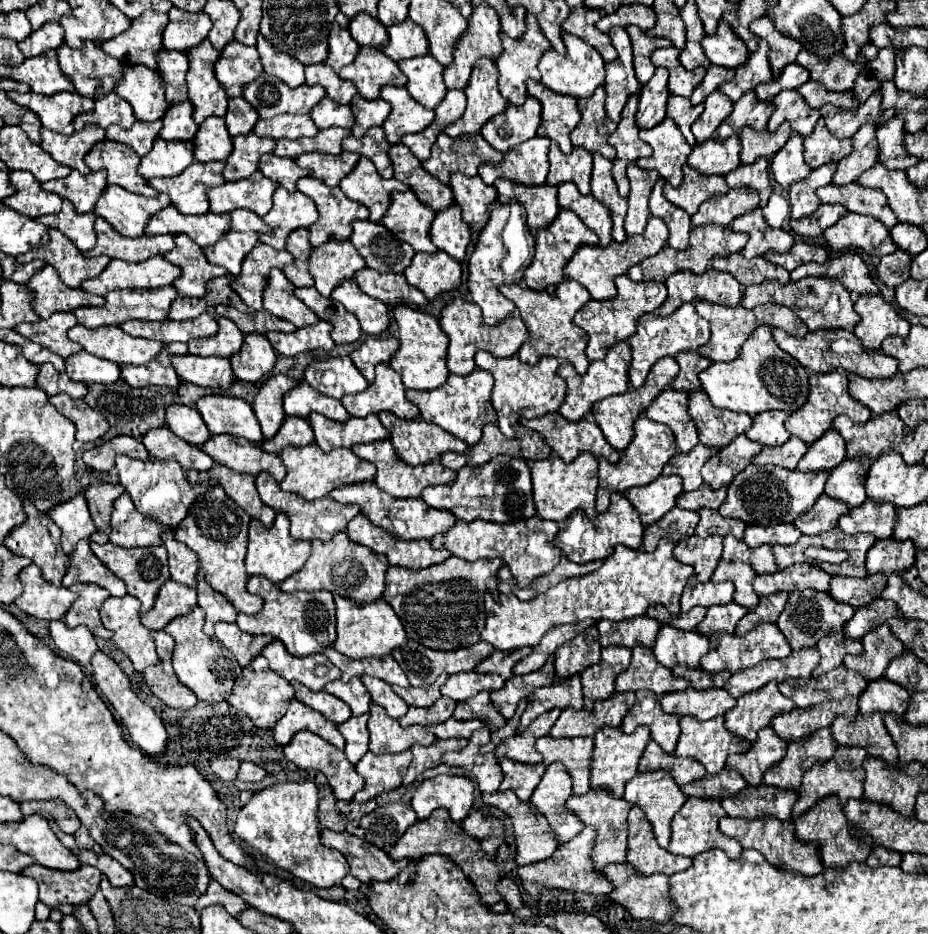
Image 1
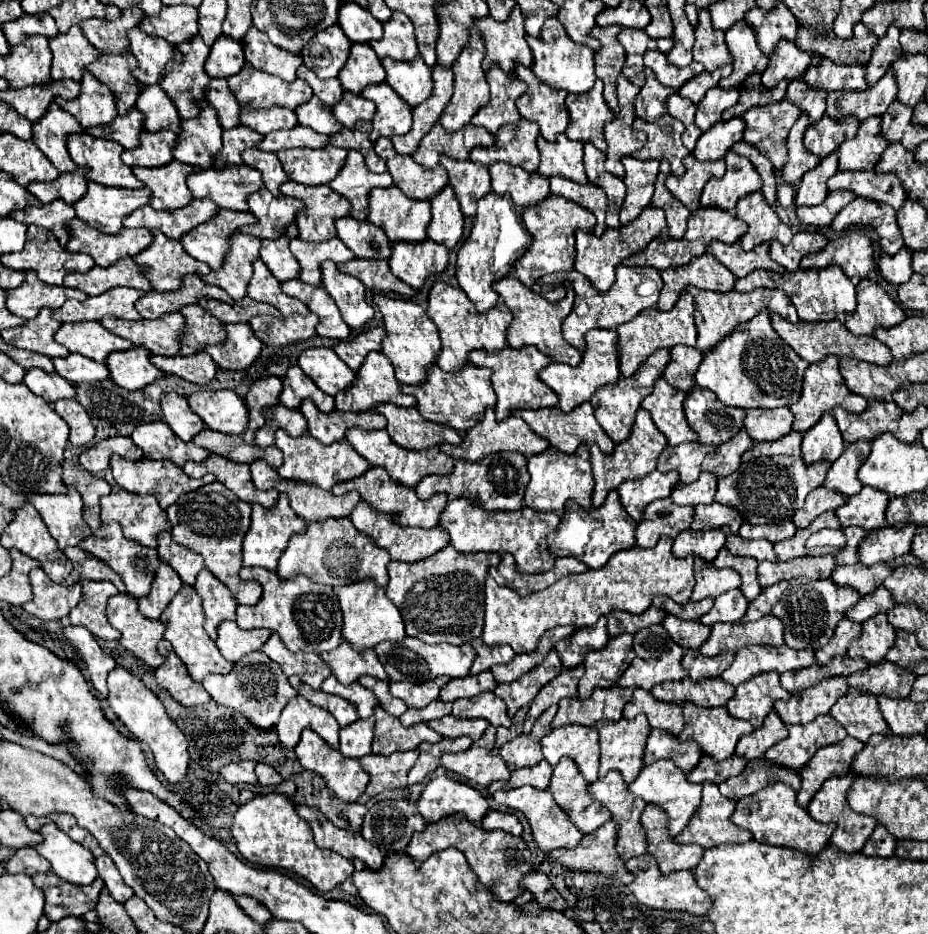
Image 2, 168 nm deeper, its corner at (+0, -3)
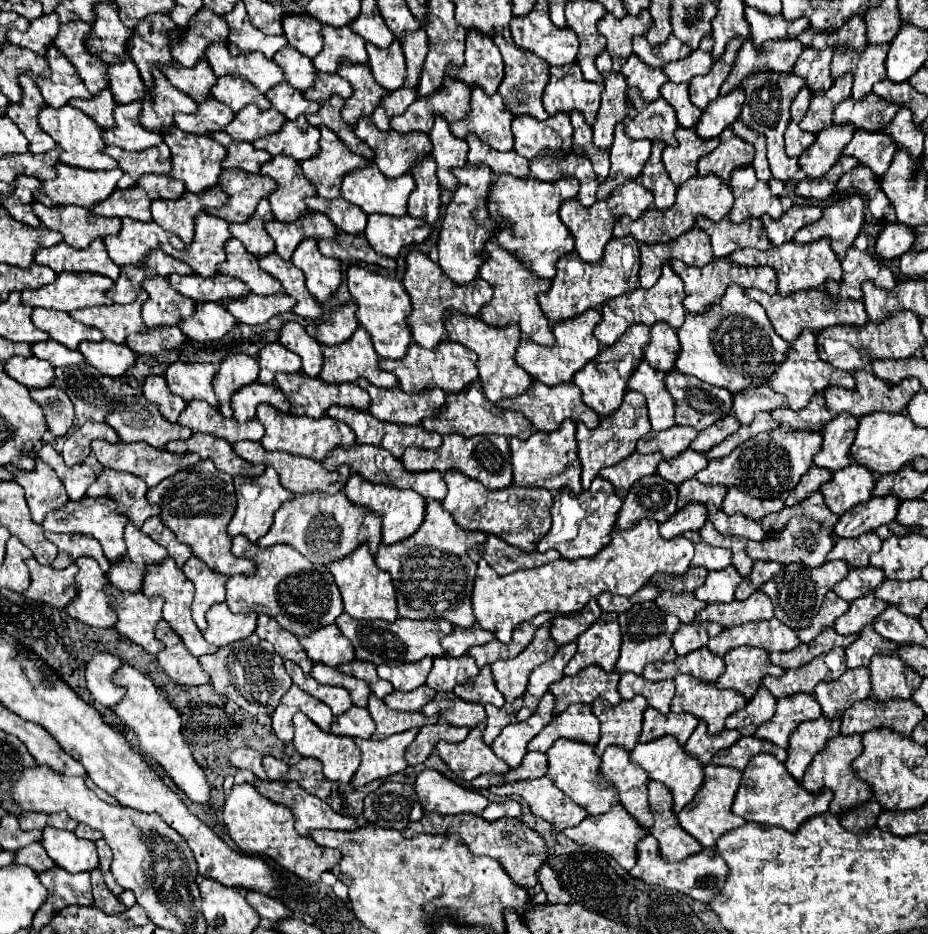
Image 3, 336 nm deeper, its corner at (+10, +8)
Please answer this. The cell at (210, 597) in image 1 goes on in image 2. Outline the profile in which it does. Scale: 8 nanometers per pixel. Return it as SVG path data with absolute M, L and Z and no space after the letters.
M201 569L197 575L195 589L203 601L205 611L205 631L211 639L217 639L217 627L221 621L231 619L235 621L235 607L237 601L231 591L207 569Z

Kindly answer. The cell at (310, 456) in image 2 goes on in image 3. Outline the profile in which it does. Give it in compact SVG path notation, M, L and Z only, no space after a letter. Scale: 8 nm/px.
M261 404L257 408L257 420L265 426L265 436L261 440L265 450L289 452L295 456L311 458L315 462L323 462L325 456L329 456L329 452L333 452L333 448L337 448L337 446L351 448L355 442L353 430L347 428L343 422L337 422L329 416L313 420L313 418L305 418L305 416L297 416L297 414L283 414L283 412L271 408L269 404Z

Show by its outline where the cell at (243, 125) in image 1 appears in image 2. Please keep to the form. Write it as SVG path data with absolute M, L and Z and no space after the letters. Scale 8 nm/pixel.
M211 79L205 89L205 99L217 111L217 119L223 129L239 125L239 105L235 95L227 91L225 79Z

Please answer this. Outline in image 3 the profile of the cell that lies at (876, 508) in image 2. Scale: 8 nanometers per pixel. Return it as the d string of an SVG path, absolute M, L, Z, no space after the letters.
M859 464L833 472L833 480L821 486L825 504L835 514L845 514L849 508L867 502L875 486L875 476Z

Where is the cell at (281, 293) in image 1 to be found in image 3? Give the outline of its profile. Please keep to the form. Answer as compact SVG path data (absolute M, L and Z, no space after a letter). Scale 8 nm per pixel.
M231 238L225 250L227 250L227 260L221 264L221 274L239 278L251 288L253 294L265 296L265 294L283 292L281 284L259 268L259 260L253 254L249 254L237 238Z

